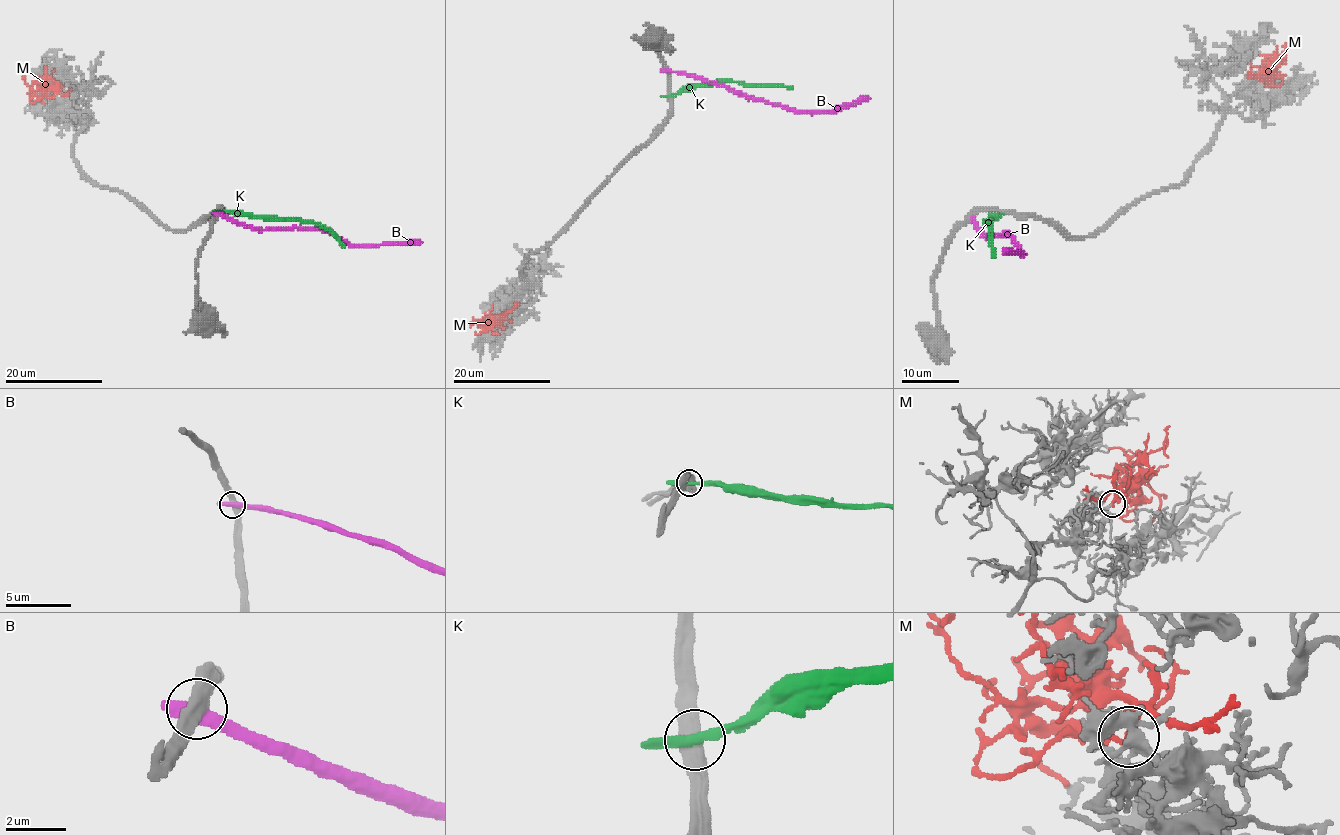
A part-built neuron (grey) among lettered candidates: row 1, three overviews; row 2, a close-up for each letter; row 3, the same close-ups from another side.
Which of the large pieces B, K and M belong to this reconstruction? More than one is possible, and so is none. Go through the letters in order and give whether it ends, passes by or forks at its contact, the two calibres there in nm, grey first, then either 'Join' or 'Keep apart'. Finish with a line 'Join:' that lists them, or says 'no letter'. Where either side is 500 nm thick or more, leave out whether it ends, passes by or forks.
B: Thickness 480 nm (grey) against 550 nm. Keep apart
K: It passes by. Thickness 480 nm (grey) against 280 nm. Keep apart
M: It passes by. Thickness 140 nm (grey) against 240 nm. Join
Join: M

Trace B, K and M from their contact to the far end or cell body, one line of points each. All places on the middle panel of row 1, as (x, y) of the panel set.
B: (666, 71), (677, 71), (728, 85), (743, 94), (799, 112), (833, 112), (869, 98)
K: (670, 95), (723, 80), (782, 84), (791, 88)
M: (501, 314), (491, 323), (472, 323), (472, 318)

